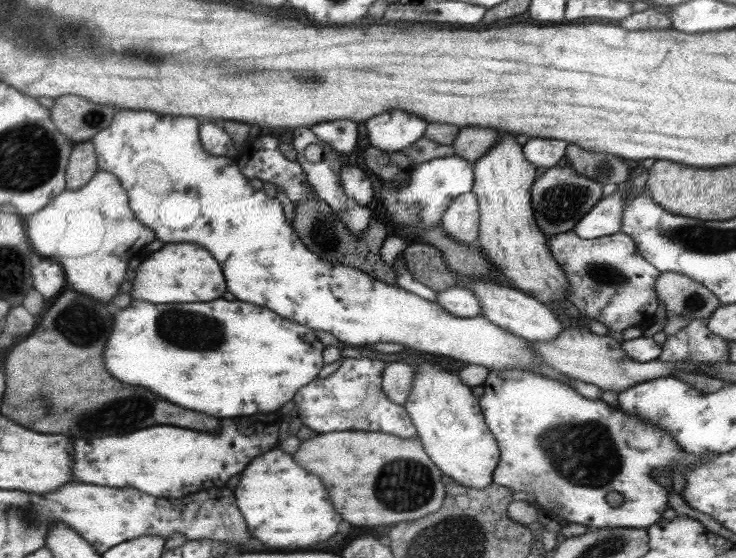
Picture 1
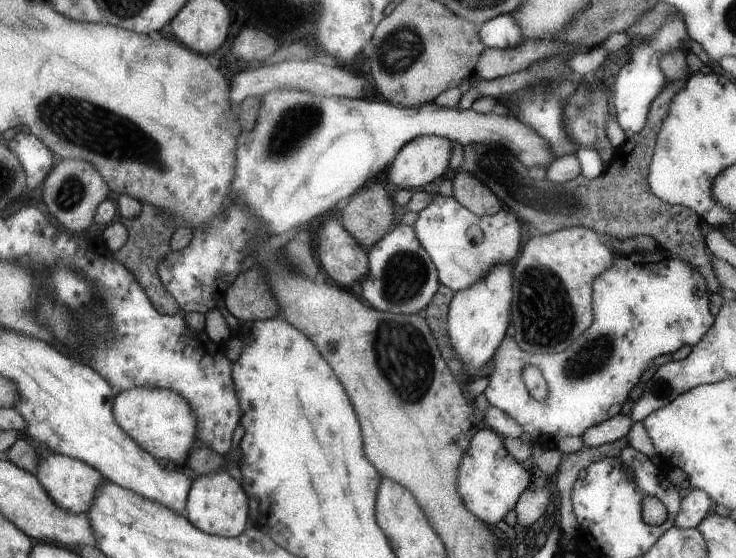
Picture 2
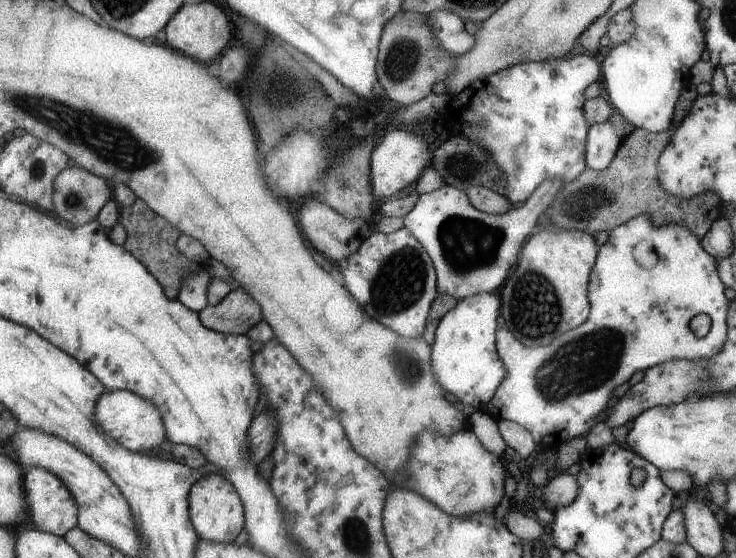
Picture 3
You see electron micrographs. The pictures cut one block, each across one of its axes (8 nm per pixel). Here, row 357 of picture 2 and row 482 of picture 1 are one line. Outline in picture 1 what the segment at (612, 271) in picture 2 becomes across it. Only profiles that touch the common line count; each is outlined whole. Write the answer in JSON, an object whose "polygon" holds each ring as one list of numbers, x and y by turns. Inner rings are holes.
{"polygon":[[489,370,489,376,487,380,481,384,483,386,483,396,479,398,479,406,481,406,481,412,483,412,483,418,485,418,485,424,489,428,489,432,493,434,497,446,499,446,499,464,493,472,493,484,499,484,499,486,505,486,505,488,511,488,515,492,529,492,533,490,535,492,535,498,539,500,539,504,543,506,545,498,555,498,557,502,561,502,563,510,559,512,561,516,565,516,569,522,575,522,575,524,583,524,587,528,593,528,593,530,603,530,603,528,639,528,639,530,647,530,651,526,655,526,657,520,661,520,661,514,671,508,667,498,669,498,669,488,663,488,661,484,657,484,651,476,653,470,657,468,669,468,669,470,677,470,677,472,691,472,695,470,697,466,705,464,705,462,711,462,713,458,719,456,719,452,709,452,709,454,703,454,703,456,697,456,697,454,689,454,685,452,677,440,663,430,663,426,659,424,649,424,647,420,635,416,635,414,627,414,623,412,619,406,609,406,605,404,601,398,599,400,589,400,589,398,583,398,579,396,577,392,573,392,565,382,557,382,557,380,549,380,545,376,535,376,531,372,521,372,521,370]]}

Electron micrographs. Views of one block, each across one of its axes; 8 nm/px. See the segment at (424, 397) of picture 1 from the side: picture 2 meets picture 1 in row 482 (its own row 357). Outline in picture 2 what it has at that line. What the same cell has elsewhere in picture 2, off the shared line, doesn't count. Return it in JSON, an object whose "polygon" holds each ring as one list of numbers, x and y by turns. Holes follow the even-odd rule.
{"polygon":[[515,262,493,266,485,274,485,278,481,278,479,282,473,282,465,290,455,292,453,298,451,298,449,314,447,314,447,332,449,332,449,340,451,340,451,346,457,354,457,358,463,362,463,370,465,370,463,378,465,380,481,378,479,372,487,366,487,360,495,354,495,350,499,348,499,344,507,336,507,330,511,330,511,326,509,326,511,324,511,300,513,300,513,272,511,272,511,266,515,266]]}

